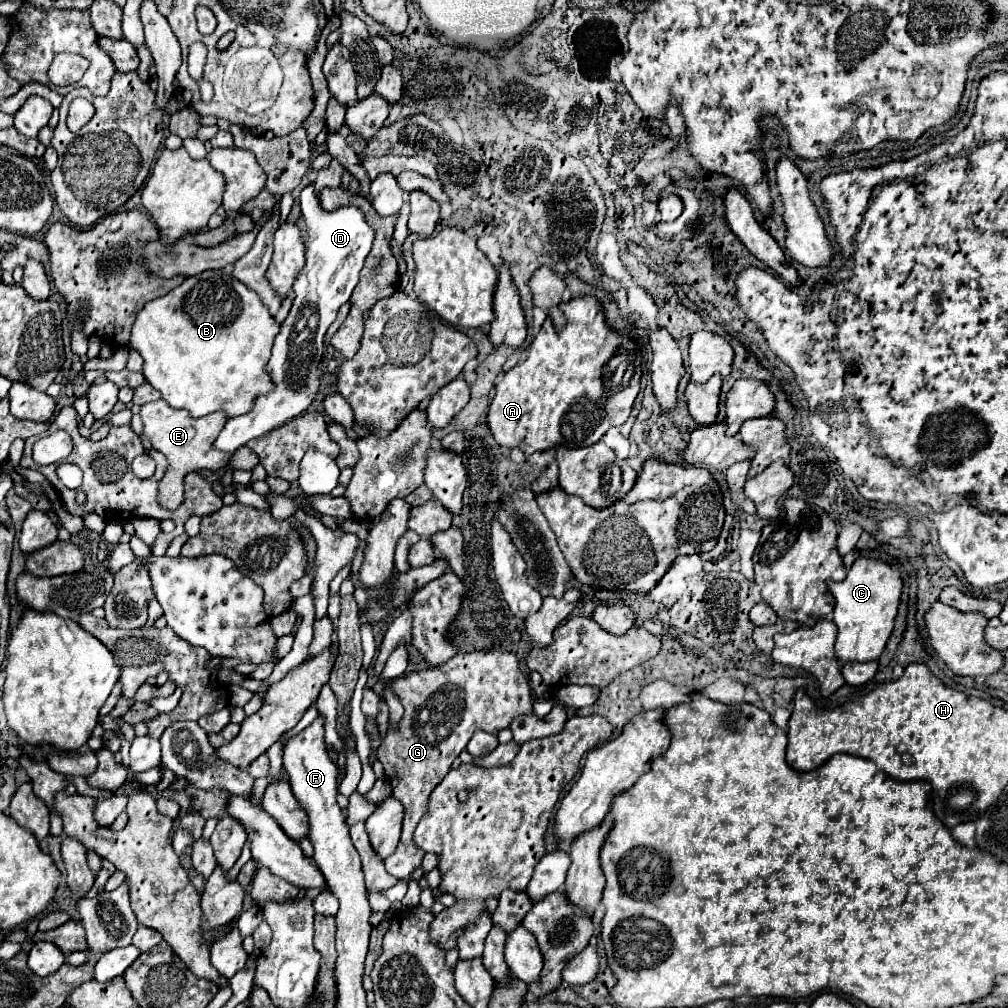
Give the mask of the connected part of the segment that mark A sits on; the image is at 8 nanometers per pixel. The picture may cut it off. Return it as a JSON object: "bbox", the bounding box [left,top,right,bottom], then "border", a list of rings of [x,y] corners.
{"bbox":[488,295,640,457],"border":[[[592,295],[576,297],[568,303],[560,303],[560,311],[566,317],[564,331],[556,333],[552,321],[544,321],[540,333],[530,345],[526,361],[506,371],[504,379],[498,381],[488,411],[488,427],[496,443],[508,449],[518,447],[526,457],[536,451],[550,451],[554,447],[578,449],[598,443],[610,427],[618,427],[628,419],[632,403],[640,391],[640,349],[630,337],[618,335],[606,325],[604,309],[598,299]]]}

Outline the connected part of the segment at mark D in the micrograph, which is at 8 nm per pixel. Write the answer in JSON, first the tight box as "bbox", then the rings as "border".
{"bbox":[214,185,374,453],"border":[[[306,185],[300,193],[302,215],[308,225],[308,235],[304,239],[306,245],[306,265],[296,279],[294,293],[296,299],[288,317],[282,323],[280,333],[272,345],[272,357],[268,361],[268,371],[274,381],[272,393],[260,395],[254,401],[252,413],[232,417],[226,421],[218,439],[214,441],[214,449],[222,453],[234,453],[238,447],[246,445],[250,439],[268,433],[280,423],[290,421],[292,417],[306,411],[320,387],[320,361],[324,353],[324,335],[330,323],[336,319],[338,309],[350,299],[360,269],[364,265],[366,255],[372,249],[374,231],[364,221],[364,215],[356,207],[341,207],[334,213],[324,213],[320,209],[318,197],[314,195],[314,185]]]}

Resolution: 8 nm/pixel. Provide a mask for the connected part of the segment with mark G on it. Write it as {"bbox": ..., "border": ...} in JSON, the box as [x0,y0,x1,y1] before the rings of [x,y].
{"bbox":[378,649,532,879],"border":[[[506,649],[456,655],[440,667],[394,679],[392,689],[404,705],[404,715],[398,731],[388,727],[388,735],[378,751],[378,761],[384,765],[394,797],[404,805],[404,827],[396,851],[384,863],[390,875],[408,879],[424,857],[424,851],[414,845],[412,833],[428,809],[432,789],[446,777],[452,761],[466,749],[476,729],[498,735],[510,727],[516,717],[532,713],[532,697],[516,655]]]}

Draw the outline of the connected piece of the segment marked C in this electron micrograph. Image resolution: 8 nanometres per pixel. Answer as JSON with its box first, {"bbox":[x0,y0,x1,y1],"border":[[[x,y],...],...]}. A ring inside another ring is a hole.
{"bbox":[828,557,902,663],"border":[[[858,557],[844,581],[840,583],[828,581],[828,591],[834,595],[836,601],[832,621],[838,627],[838,637],[836,637],[838,661],[840,663],[876,661],[884,651],[884,645],[894,627],[894,617],[902,593],[900,573],[878,559]]]}

